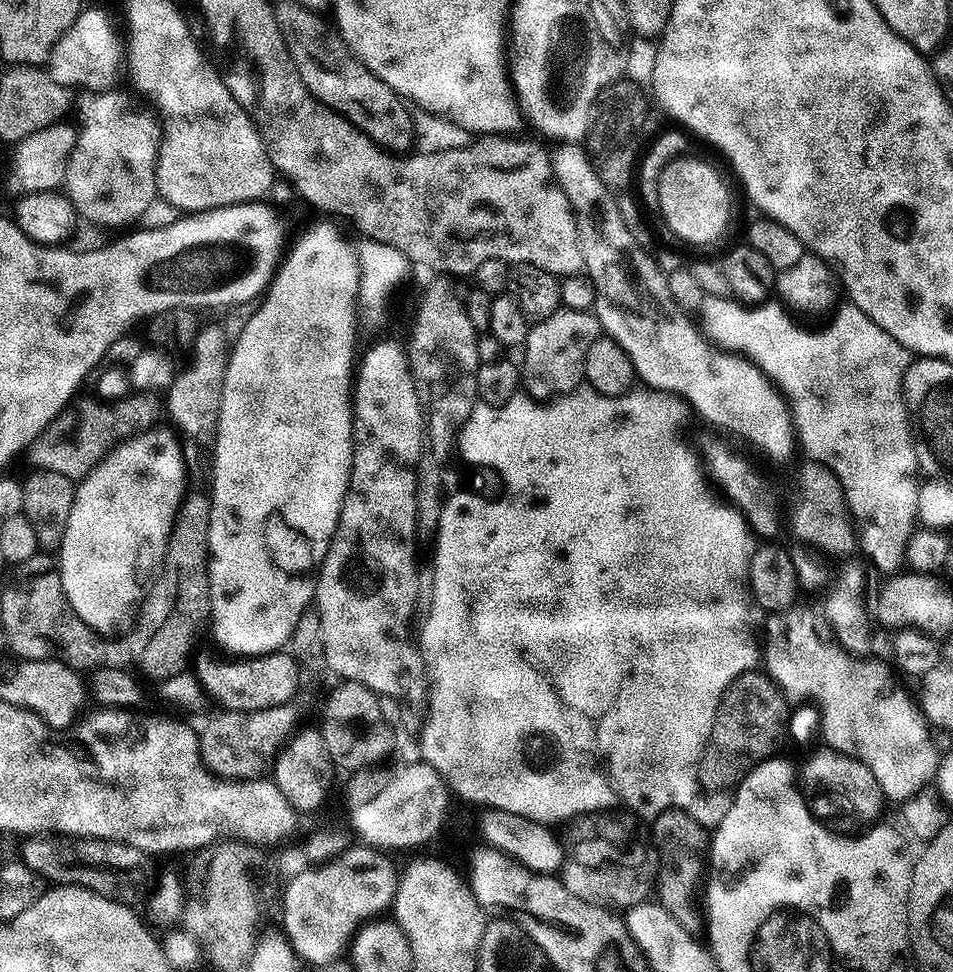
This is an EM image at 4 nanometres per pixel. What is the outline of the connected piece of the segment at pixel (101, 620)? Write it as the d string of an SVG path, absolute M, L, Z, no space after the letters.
M153 426L137 436L121 440L97 462L88 476L76 484L68 529L58 549L62 590L70 606L86 626L105 638L112 638L115 632L123 633L129 627L150 581L164 563L164 551L172 537L172 524L186 499L184 483L188 480L188 472L184 469L180 440L170 429L160 427Z

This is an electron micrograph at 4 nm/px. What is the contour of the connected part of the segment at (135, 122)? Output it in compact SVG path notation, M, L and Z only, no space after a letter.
M116 91L89 95L81 106L80 116L88 125L79 129L62 185L81 221L105 224L108 228L139 221L150 202L157 198L156 150L162 132L151 111L139 112Z

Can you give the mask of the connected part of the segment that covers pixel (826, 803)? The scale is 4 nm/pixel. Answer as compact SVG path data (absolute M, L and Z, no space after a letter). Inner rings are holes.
M820 746L817 752L805 758L804 765L799 765L798 787L805 801L810 802L813 813L820 818L836 816L843 808L856 816L876 816L880 807L886 804L883 790L866 765L845 752L836 752L827 746Z

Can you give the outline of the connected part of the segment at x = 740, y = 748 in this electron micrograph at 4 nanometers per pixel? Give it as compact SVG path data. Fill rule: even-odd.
M763 671L744 672L724 691L720 699L708 747L700 760L701 789L731 789L739 784L751 768L777 755L776 747L789 732L790 701L783 687Z

